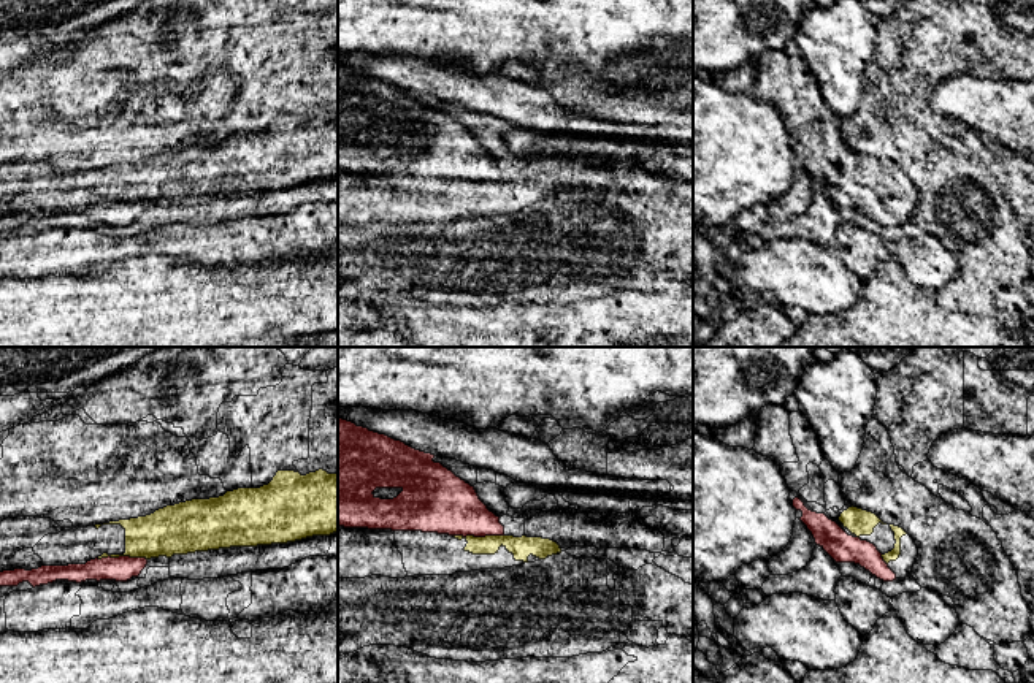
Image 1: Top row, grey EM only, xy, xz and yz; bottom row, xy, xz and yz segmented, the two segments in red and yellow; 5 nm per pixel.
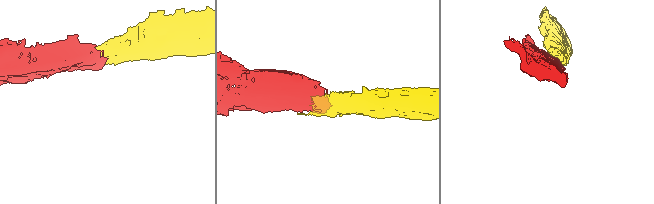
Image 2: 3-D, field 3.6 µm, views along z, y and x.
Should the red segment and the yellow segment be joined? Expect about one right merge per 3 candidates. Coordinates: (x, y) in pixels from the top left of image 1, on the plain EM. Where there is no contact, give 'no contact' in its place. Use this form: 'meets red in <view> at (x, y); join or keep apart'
meets red in xz at (479, 181); join

